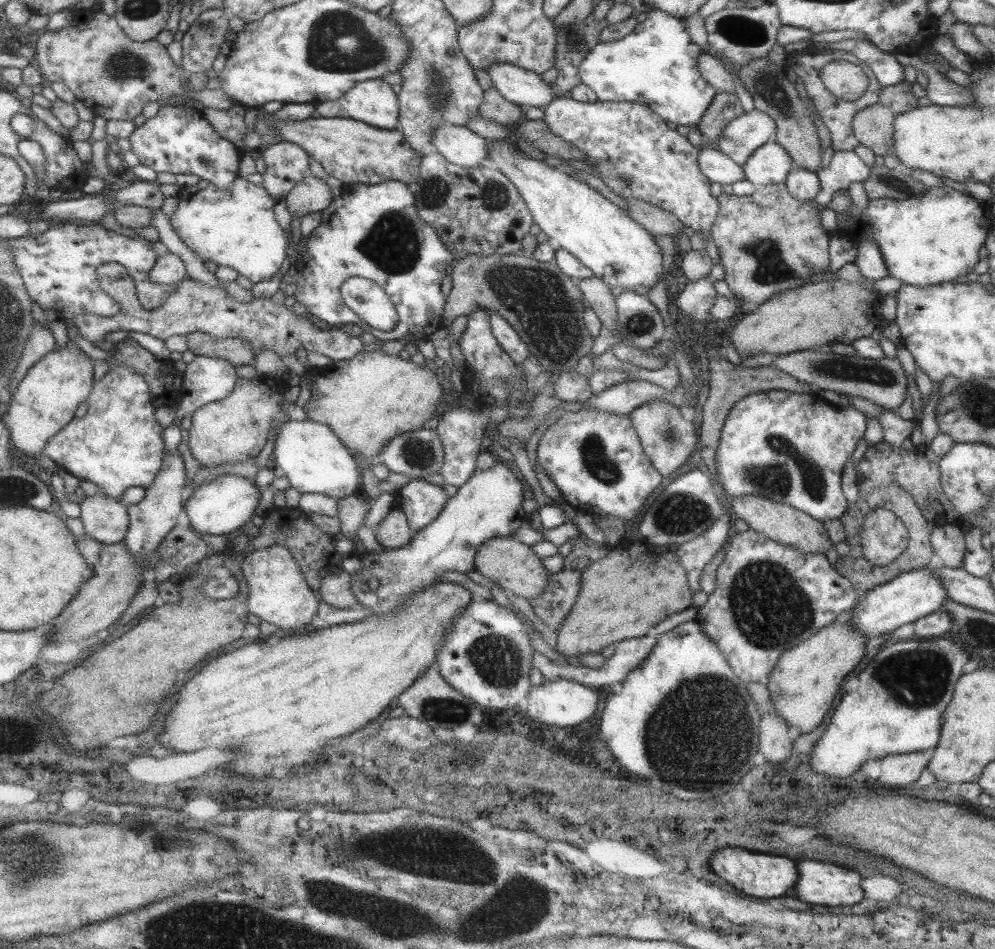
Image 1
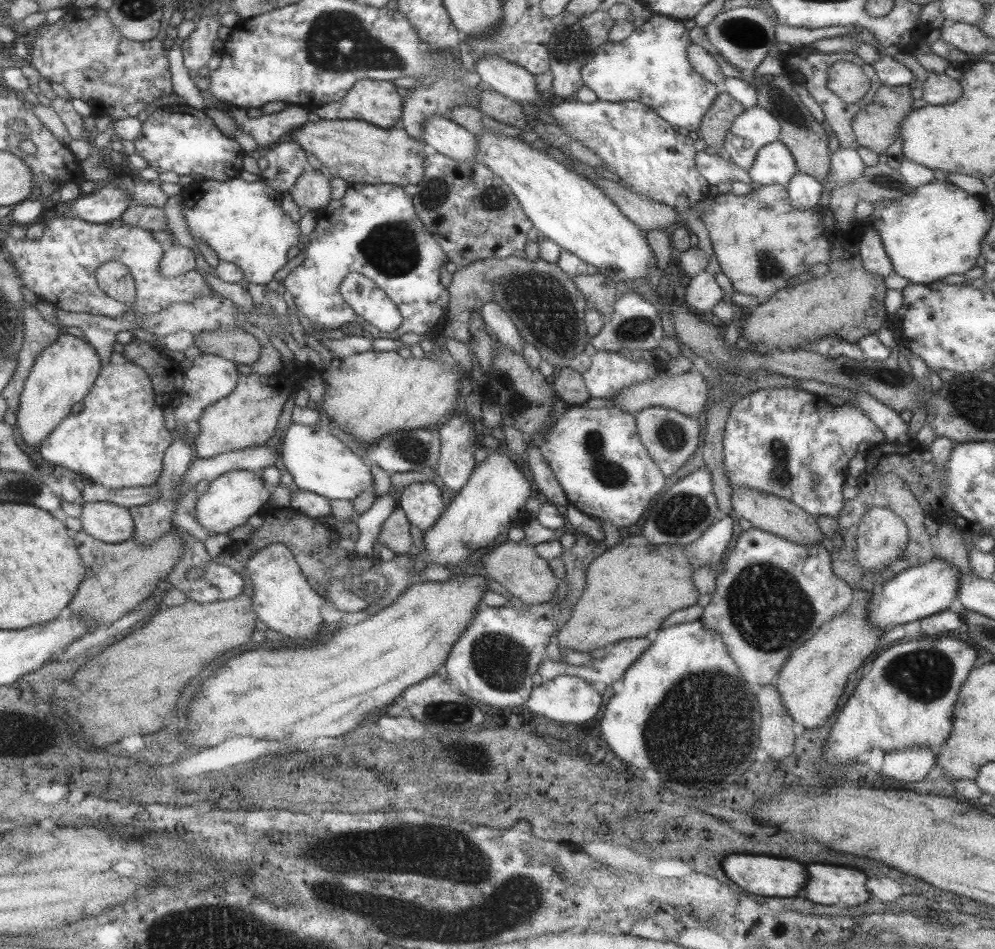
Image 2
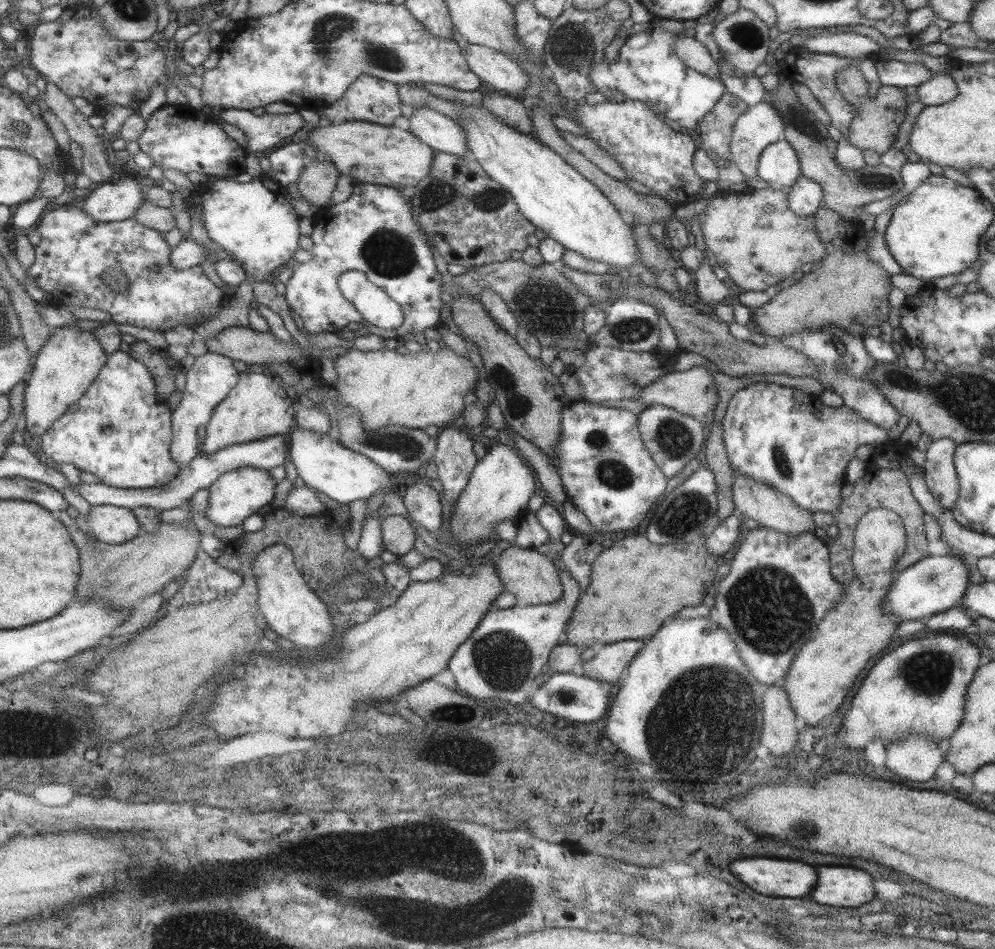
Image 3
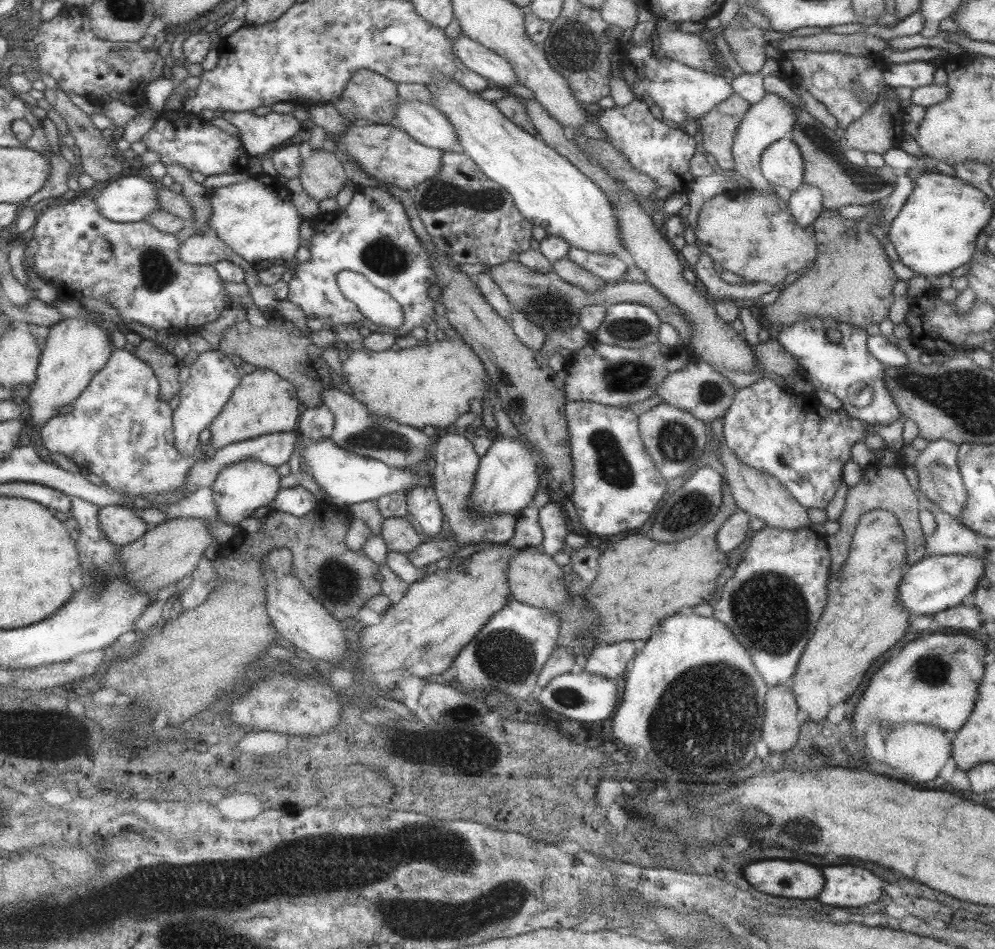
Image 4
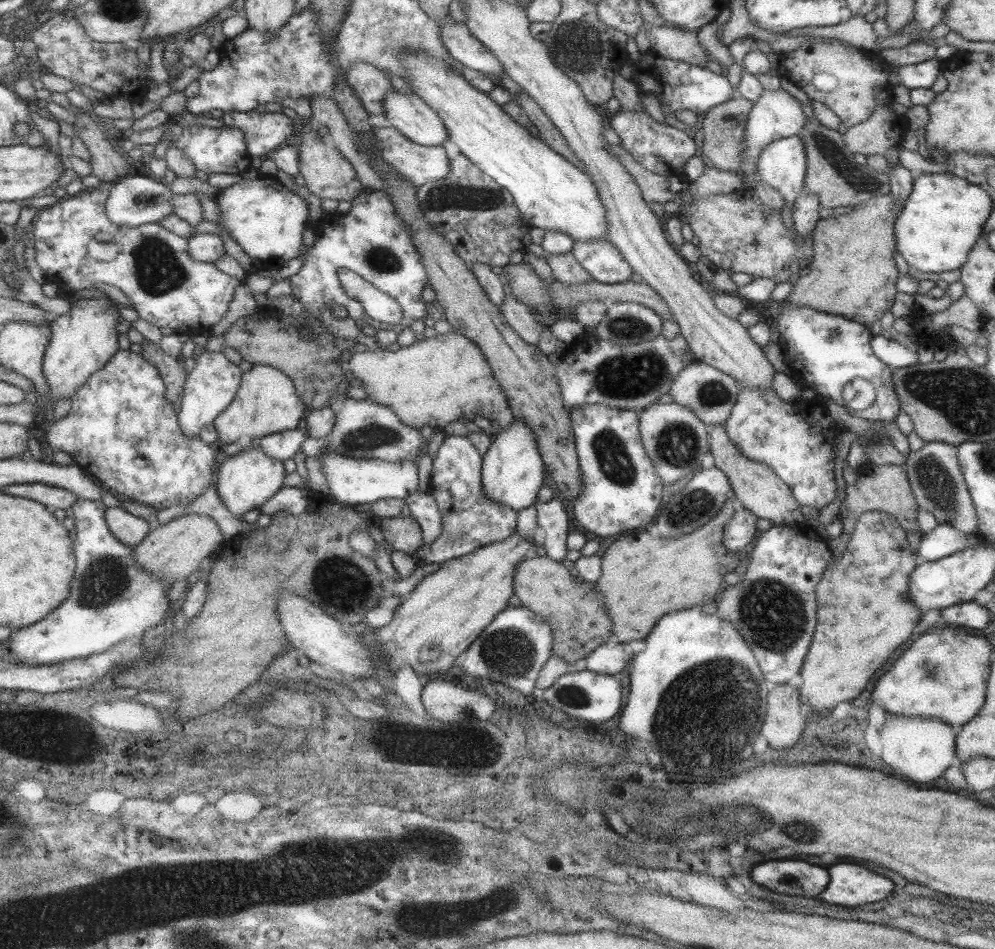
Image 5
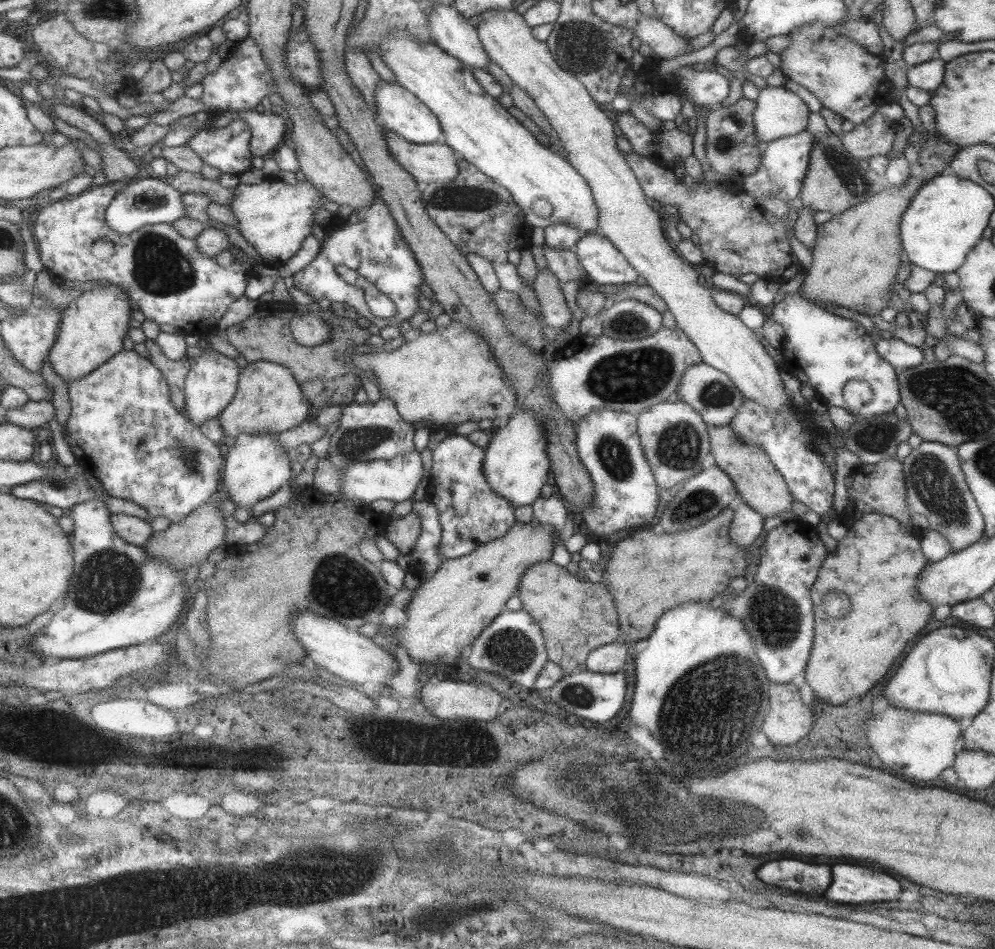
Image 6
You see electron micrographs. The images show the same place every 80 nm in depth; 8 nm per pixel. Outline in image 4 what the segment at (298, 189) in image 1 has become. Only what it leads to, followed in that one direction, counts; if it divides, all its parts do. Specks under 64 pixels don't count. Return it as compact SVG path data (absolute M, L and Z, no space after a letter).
M327 147L311 150L310 156L301 162L299 172L301 187L307 196L319 203L324 198L334 198L347 181L341 159Z

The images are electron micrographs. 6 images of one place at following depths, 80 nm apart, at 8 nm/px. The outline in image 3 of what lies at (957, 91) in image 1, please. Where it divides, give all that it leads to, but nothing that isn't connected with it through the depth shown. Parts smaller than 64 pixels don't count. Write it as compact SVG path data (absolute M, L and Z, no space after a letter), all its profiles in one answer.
M932 73L929 80L917 86L917 100L924 106L939 105L955 98L957 87L953 78L946 73Z

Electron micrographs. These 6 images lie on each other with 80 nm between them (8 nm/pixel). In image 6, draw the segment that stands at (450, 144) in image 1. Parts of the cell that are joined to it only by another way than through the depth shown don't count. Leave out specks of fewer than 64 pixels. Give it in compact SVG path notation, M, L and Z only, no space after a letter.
M397 83L378 84L374 94L375 113L379 114L385 123L385 128L392 133L398 134L399 138L407 140L412 144L431 144L443 139L442 130L437 122L437 117L407 89Z

